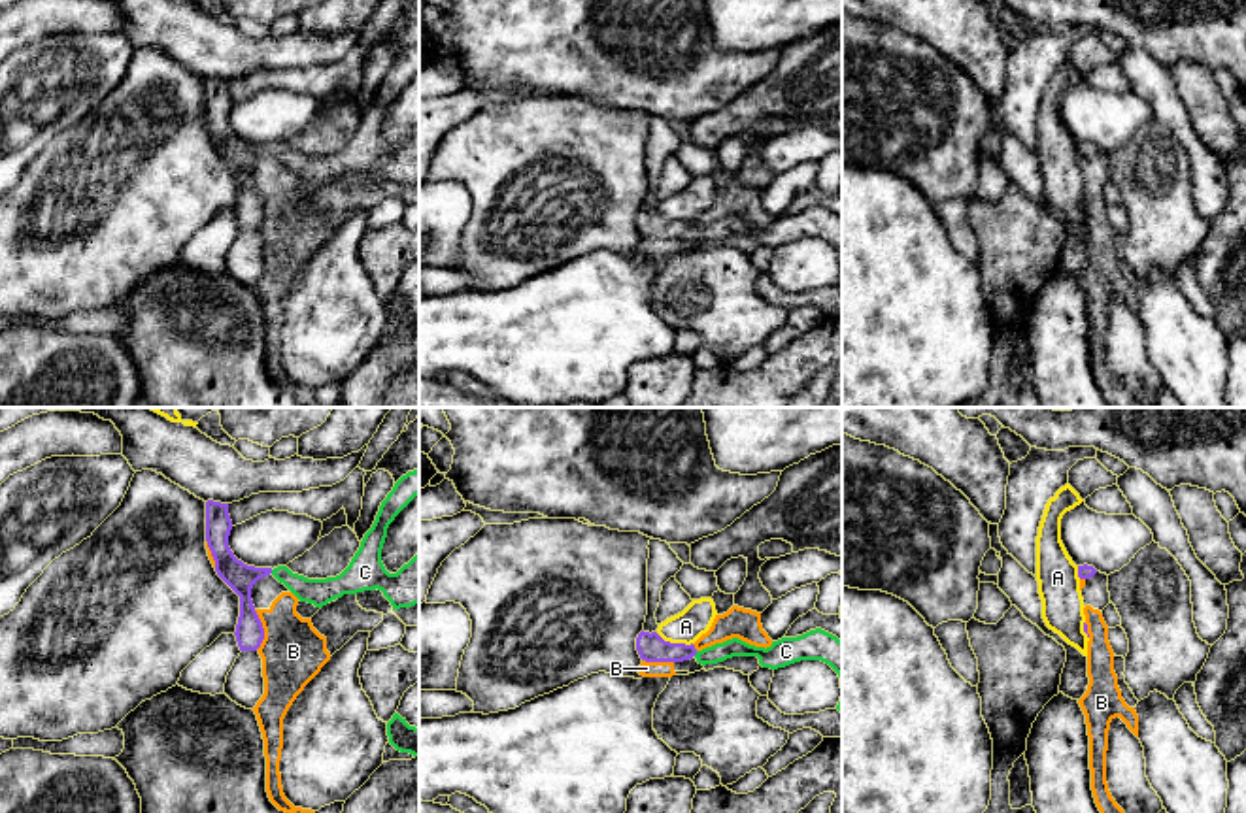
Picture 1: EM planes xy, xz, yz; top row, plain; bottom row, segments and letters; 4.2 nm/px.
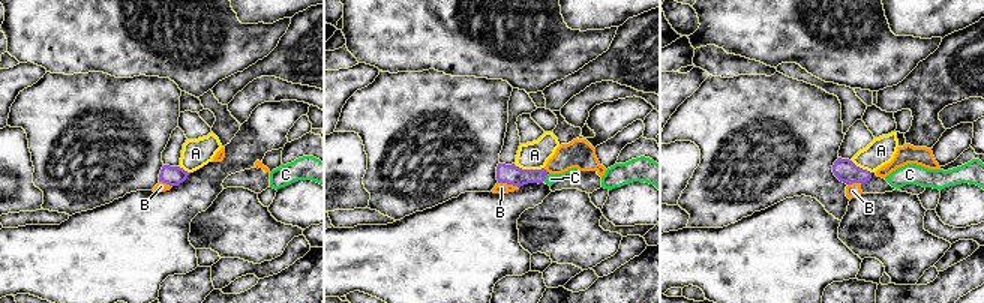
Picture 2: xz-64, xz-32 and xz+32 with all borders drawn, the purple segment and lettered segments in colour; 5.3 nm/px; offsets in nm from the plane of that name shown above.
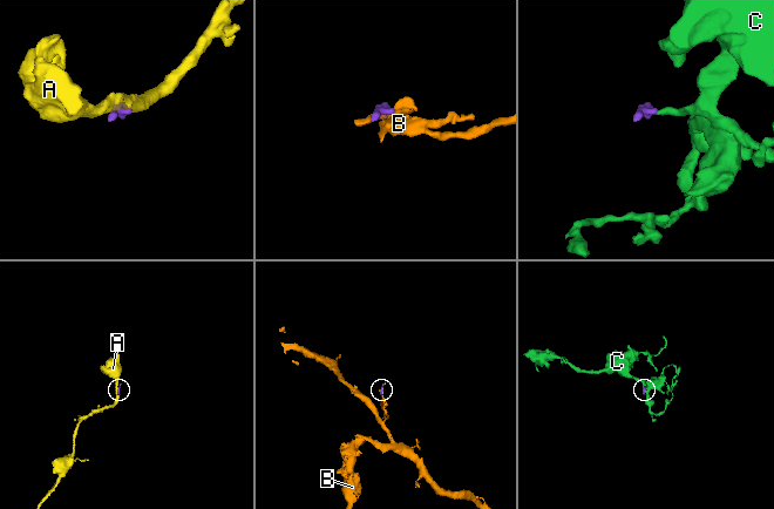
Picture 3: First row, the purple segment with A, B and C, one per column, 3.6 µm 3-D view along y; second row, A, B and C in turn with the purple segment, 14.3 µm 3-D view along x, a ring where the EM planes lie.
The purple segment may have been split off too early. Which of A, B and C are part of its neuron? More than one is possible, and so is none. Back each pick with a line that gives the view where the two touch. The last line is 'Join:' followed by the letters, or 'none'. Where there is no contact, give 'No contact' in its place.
C: Touches purple in xz
Join: C

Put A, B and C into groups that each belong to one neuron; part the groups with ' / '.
A / B / C

